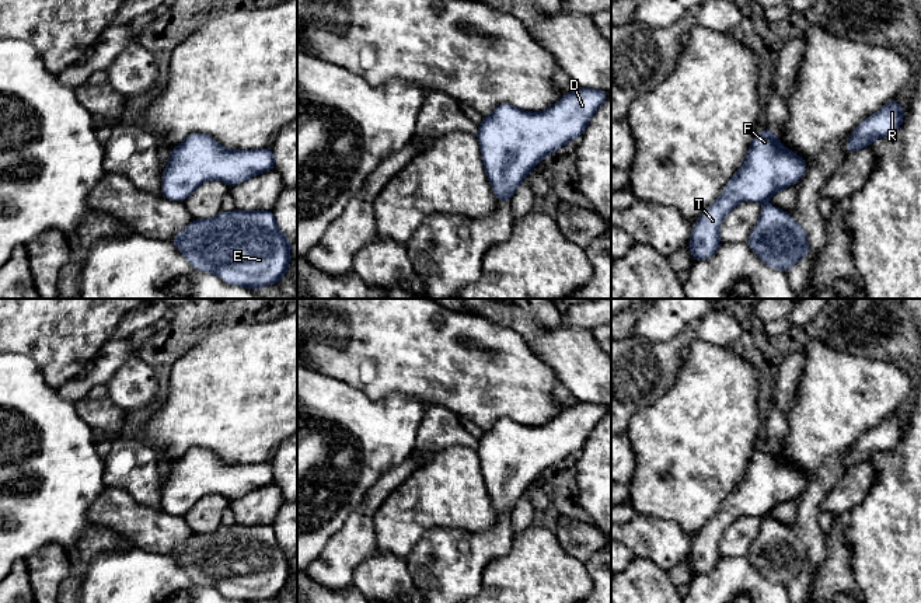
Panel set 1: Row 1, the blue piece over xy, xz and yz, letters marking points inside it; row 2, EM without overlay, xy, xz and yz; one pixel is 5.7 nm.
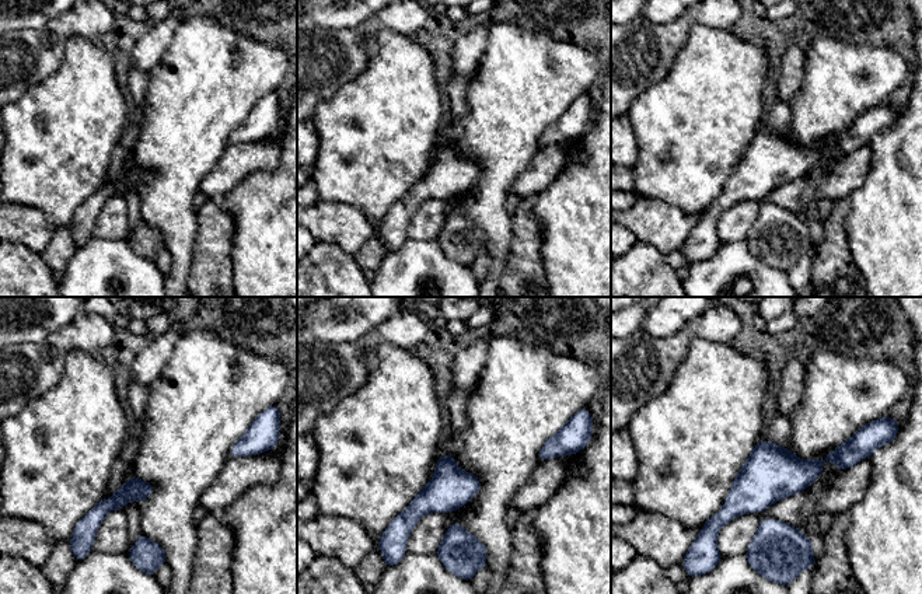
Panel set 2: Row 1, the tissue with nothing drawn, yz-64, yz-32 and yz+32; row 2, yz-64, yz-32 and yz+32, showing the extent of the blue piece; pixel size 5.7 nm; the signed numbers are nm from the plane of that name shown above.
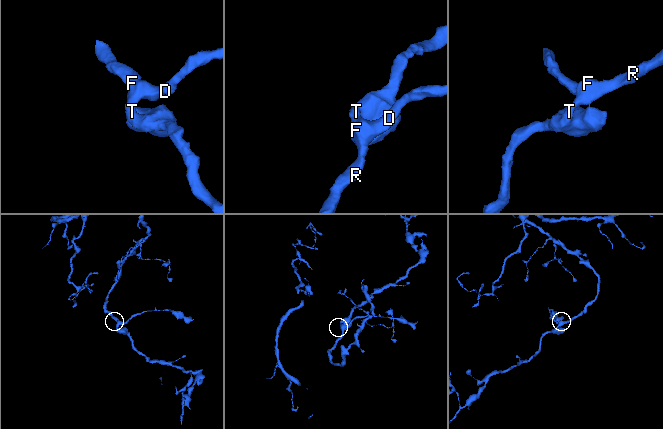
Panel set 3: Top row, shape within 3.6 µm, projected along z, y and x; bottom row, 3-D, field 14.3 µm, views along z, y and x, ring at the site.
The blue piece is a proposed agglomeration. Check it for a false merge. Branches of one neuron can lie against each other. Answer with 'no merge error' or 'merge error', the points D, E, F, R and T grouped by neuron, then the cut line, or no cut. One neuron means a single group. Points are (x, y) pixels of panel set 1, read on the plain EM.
no merge error | D E F R T | no cut

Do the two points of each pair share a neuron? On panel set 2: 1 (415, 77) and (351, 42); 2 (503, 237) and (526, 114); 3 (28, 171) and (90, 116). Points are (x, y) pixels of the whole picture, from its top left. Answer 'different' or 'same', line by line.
1: different
2: same
3: same

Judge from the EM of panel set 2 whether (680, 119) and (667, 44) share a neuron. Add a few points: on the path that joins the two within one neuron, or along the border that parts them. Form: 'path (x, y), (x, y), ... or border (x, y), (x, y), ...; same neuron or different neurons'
border (687, 38), (669, 73), (648, 90); different neurons

